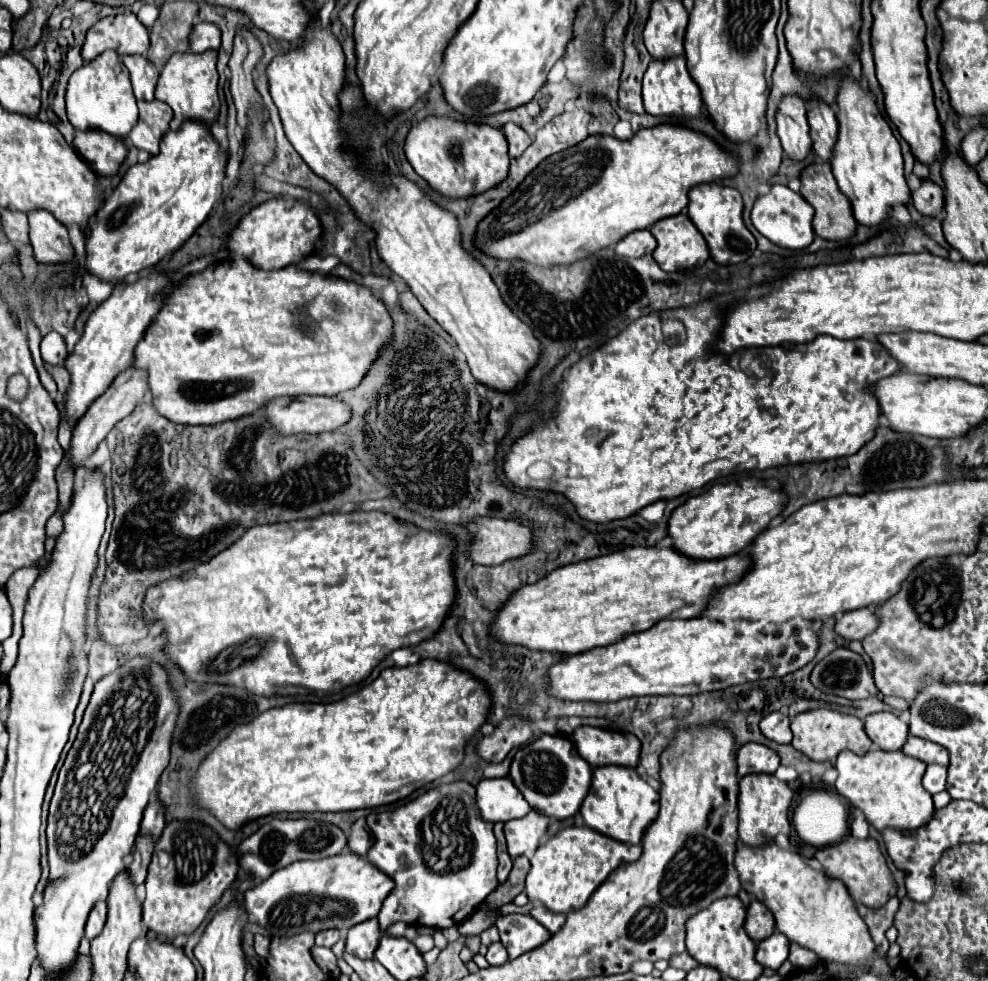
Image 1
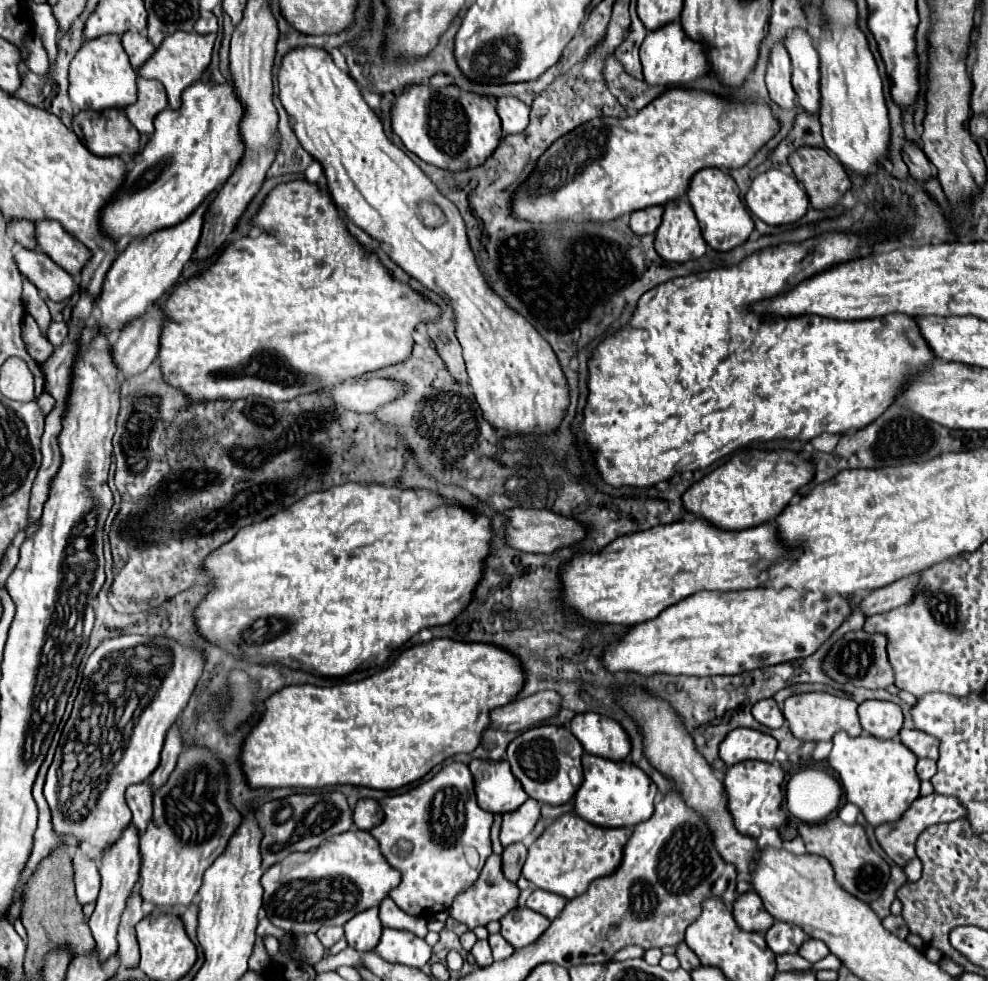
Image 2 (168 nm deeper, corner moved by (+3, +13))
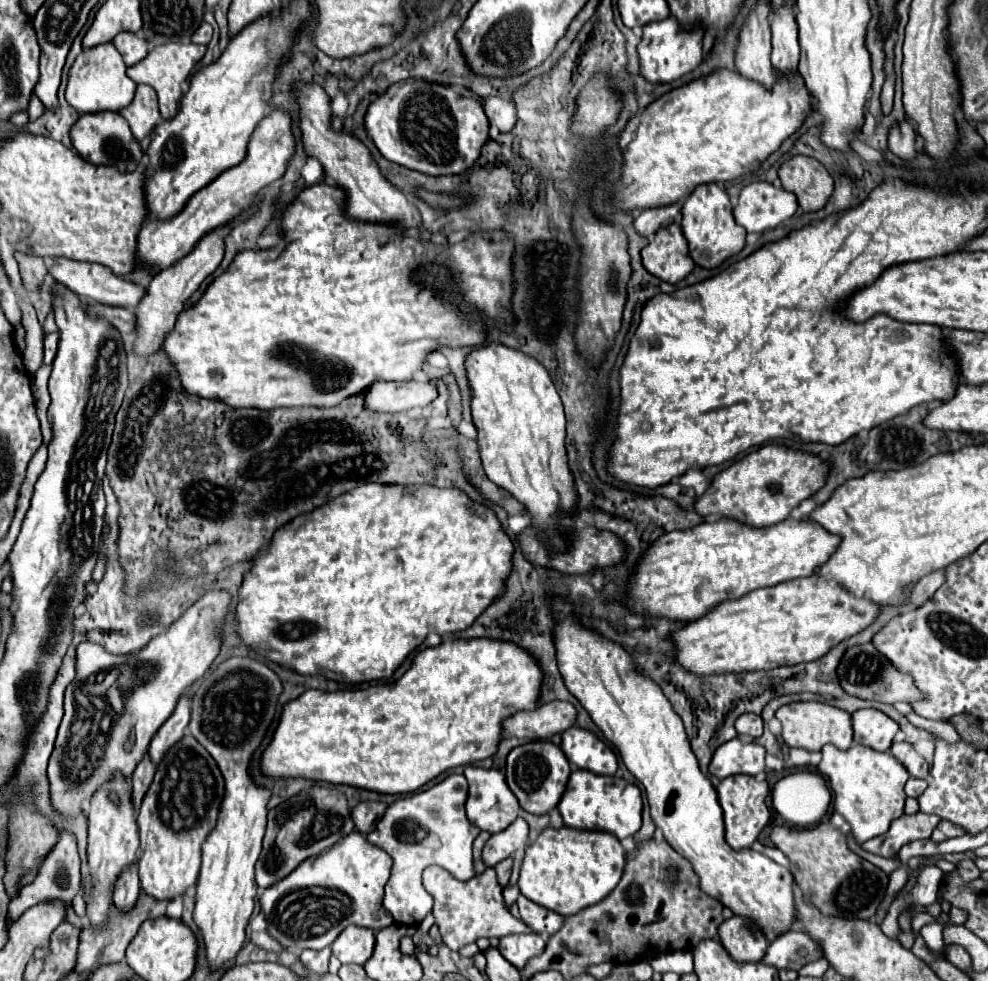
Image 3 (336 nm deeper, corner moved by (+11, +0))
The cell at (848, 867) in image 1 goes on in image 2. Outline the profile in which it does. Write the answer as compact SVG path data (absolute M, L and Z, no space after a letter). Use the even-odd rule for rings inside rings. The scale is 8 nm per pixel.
M839 817L829 819L827 823L821 825L801 823L799 835L805 841L807 853L823 855L825 859L829 859L829 863L835 869L835 879L845 891L849 891L851 895L865 903L871 903L873 899L877 899L877 895L881 895L885 883L889 881L889 865L871 849L867 833L859 823L847 825Z

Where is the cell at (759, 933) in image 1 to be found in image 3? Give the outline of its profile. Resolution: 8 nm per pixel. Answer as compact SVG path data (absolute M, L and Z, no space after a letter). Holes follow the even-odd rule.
M733 916L721 924L719 940L735 962L759 962L767 950L765 936L751 930L749 922L741 916Z

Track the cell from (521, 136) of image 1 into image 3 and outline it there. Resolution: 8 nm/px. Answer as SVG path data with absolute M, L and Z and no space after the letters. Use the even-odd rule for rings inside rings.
M489 96L487 100L483 100L483 108L485 108L485 114L489 118L489 124L497 126L501 132L507 132L509 128L513 128L513 122L517 122L513 100Z

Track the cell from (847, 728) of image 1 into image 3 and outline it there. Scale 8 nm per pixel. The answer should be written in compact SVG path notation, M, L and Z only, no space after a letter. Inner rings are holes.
M791 702L777 710L777 720L783 724L783 740L791 748L803 748L807 752L819 752L825 744L833 744L841 750L847 750L853 744L851 714L823 704L823 702Z

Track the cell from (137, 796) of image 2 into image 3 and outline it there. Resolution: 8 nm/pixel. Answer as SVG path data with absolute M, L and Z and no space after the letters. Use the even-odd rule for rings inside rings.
M145 754L145 756L141 758L141 762L137 764L133 776L131 776L131 784L133 784L133 802L135 802L135 806L141 804L141 800L143 800L143 796L145 796L149 784L153 782L153 774L155 774L155 764L153 764L151 756Z

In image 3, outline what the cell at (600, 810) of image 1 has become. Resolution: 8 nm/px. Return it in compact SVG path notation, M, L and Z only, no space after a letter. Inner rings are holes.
M573 770L557 808L565 826L579 830L603 830L619 840L633 836L641 828L641 790L617 776L597 776L587 770Z

